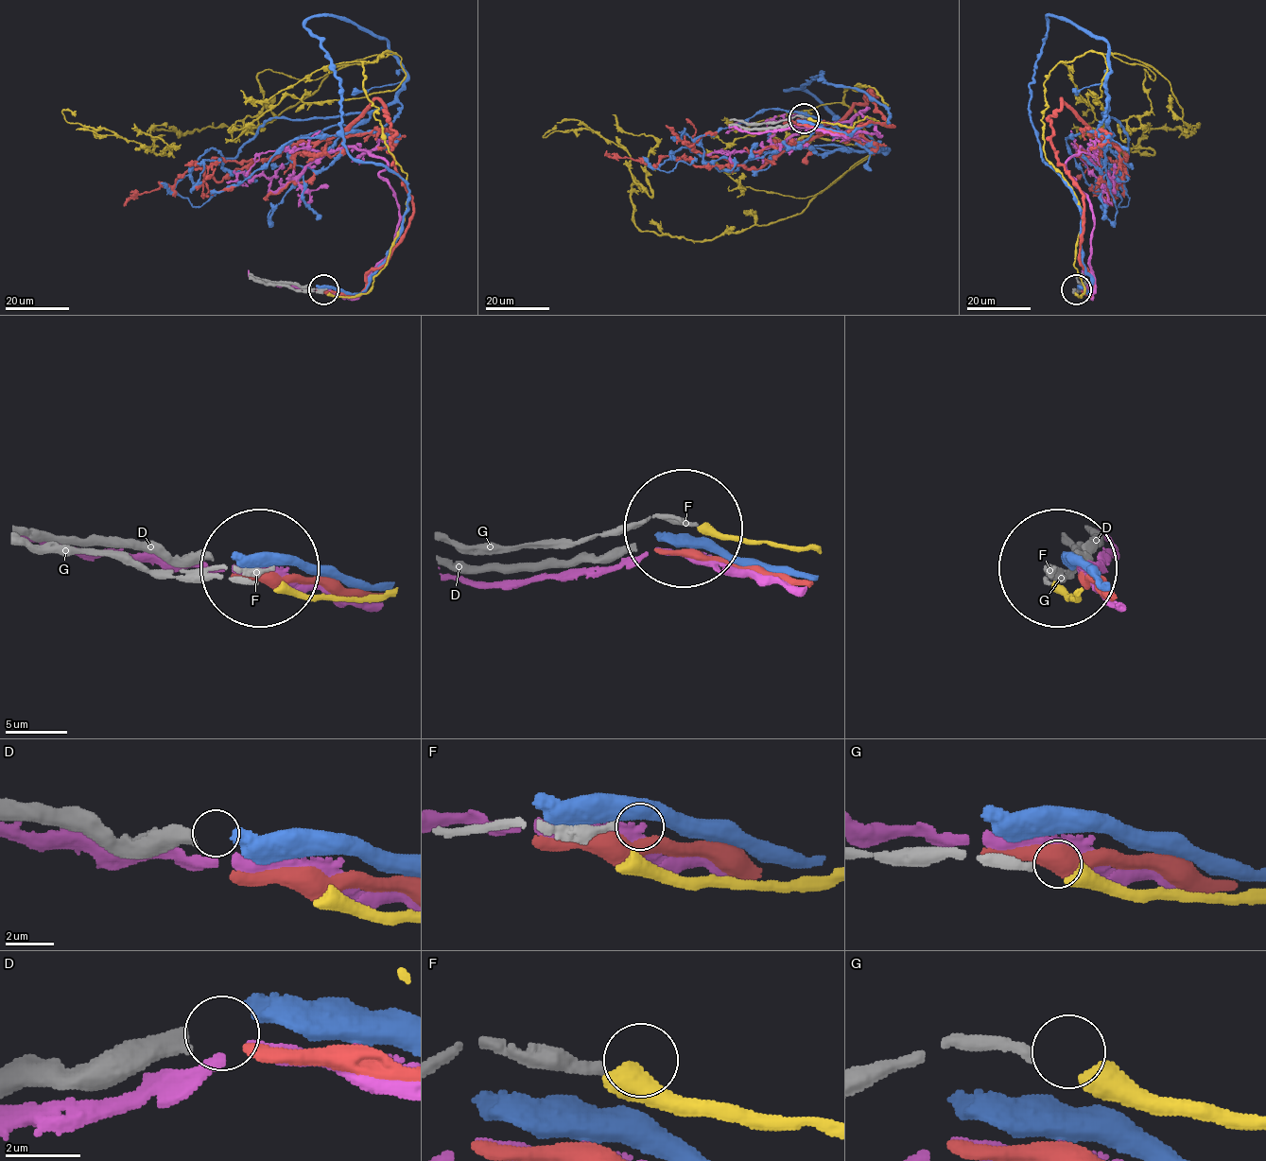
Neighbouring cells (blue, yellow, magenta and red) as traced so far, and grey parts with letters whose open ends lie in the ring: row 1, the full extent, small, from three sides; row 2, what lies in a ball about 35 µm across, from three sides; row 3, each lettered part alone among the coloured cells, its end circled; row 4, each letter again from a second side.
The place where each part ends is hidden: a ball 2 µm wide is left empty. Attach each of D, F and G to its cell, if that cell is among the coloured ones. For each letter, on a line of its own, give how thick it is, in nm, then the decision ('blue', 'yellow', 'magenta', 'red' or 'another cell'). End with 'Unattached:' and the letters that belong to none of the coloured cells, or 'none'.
D: 550 nm | blue
F: 320 nm | another cell
G: 280 nm | yellow
Unattached: F

